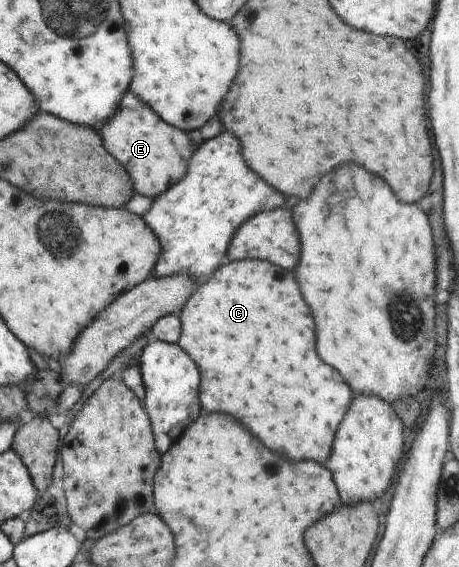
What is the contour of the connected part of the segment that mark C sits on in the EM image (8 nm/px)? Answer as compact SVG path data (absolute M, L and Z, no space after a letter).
M261 259L223 264L209 282L203 280L197 284L197 290L180 314L182 331L177 343L201 371L202 412L227 412L239 418L271 452L291 461L315 461L322 465L331 457L337 427L349 410L353 392L341 374L317 356L315 322L291 270Z

